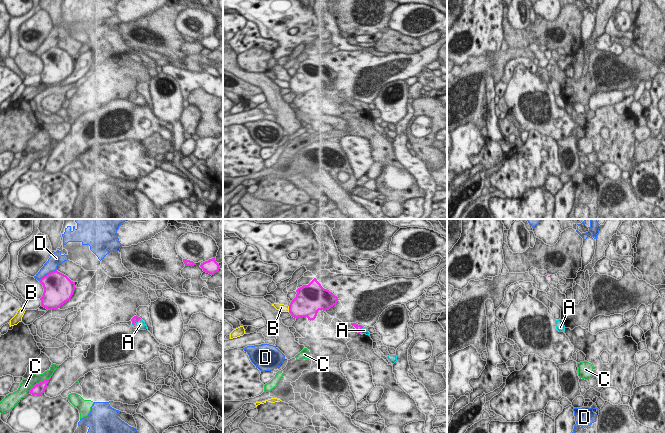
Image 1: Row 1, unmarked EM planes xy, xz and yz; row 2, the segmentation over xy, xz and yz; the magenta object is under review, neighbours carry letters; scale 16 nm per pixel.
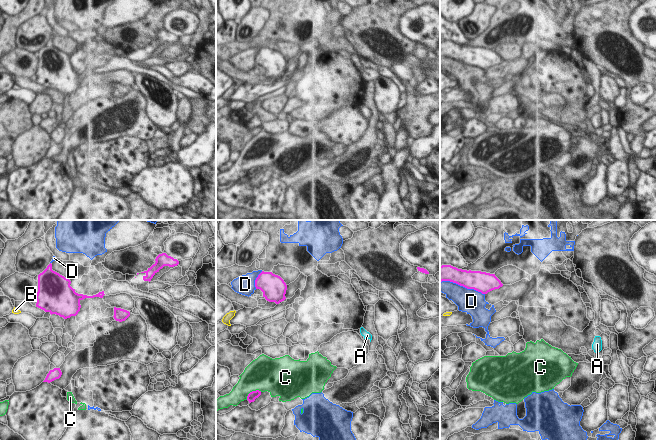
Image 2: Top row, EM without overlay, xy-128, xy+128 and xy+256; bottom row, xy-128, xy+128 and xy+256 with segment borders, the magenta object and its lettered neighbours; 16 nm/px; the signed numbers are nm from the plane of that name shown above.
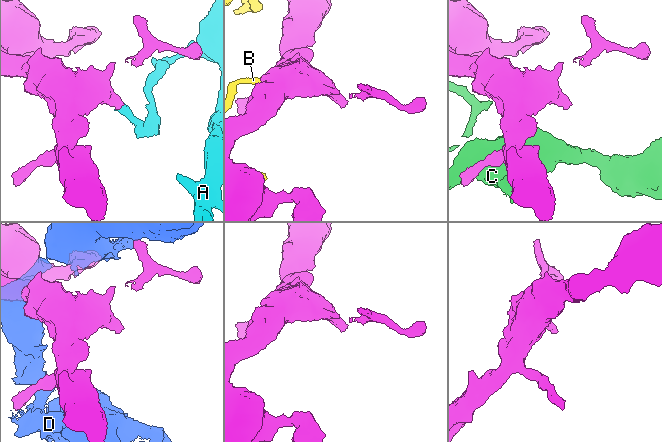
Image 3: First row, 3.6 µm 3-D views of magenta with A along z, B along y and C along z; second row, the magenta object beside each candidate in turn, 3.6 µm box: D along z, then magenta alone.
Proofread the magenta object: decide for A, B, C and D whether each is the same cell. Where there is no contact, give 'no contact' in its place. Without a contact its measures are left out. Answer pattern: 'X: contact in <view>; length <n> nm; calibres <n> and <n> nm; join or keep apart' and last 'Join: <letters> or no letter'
A: contact in xy; length 180 nm; calibres 100 and 140 nm; join
B: contact in xz; length 100 nm; calibres 380 and 130 nm; keep apart
C: contact in xy; length 440 nm; calibres 180 and 190 nm; keep apart
D: contact in xy; length 360 nm; calibres 440 and 190 nm; keep apart
Join: A

